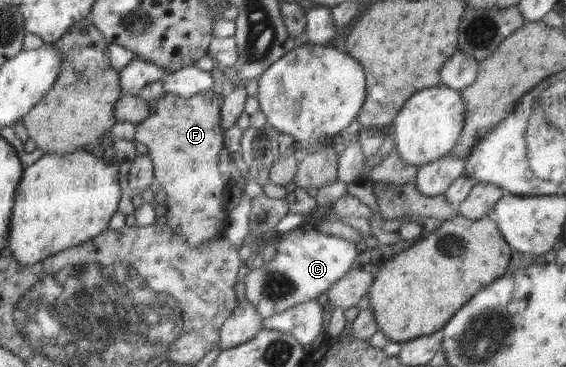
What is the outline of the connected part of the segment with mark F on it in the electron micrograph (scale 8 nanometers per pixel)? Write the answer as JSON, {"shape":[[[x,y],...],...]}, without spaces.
{"shape":[[[214,90],[204,91],[189,97],[183,97],[172,93],[166,93],[156,105],[156,113],[148,116],[137,123],[133,140],[146,145],[149,150],[150,160],[153,162],[153,176],[156,184],[160,184],[164,202],[168,206],[166,225],[175,233],[181,234],[191,250],[209,240],[217,239],[226,230],[229,220],[228,212],[223,202],[229,191],[231,182],[222,179],[218,170],[218,155],[225,148],[224,130],[222,130],[221,119],[222,98],[218,97]]]}

